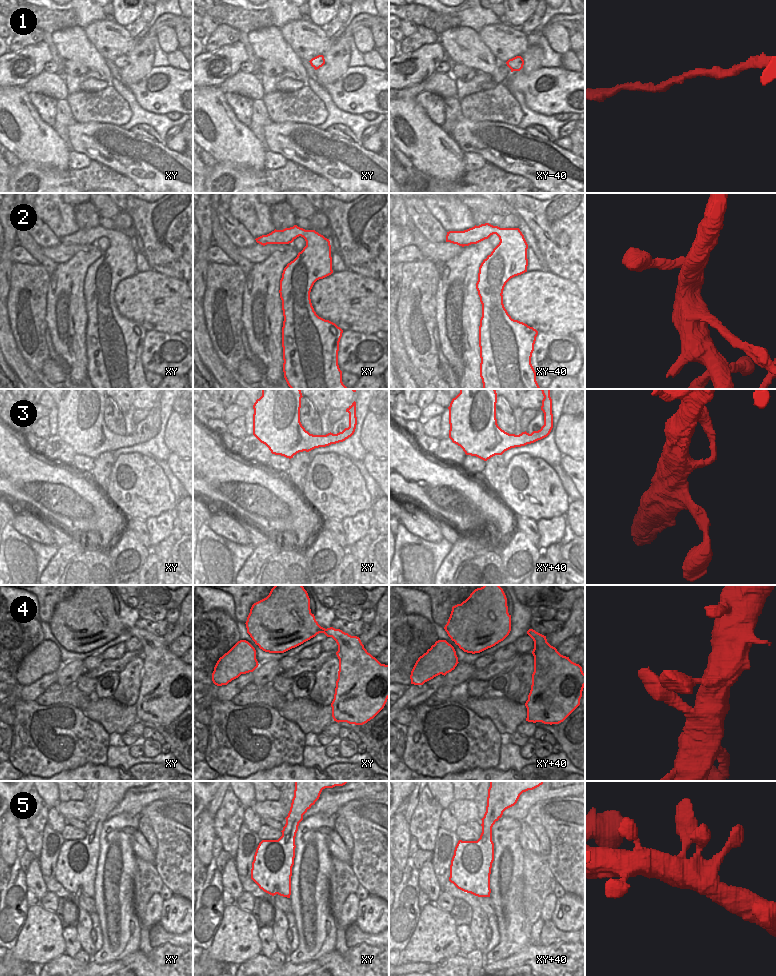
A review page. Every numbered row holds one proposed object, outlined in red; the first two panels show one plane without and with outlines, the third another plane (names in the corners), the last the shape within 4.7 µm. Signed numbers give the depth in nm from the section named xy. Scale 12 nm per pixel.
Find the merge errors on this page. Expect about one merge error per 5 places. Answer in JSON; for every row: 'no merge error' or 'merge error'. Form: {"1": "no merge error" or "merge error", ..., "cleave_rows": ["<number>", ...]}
{"1": "no merge error", "2": "no merge error", "3": "no merge error", "4": "no merge error", "5": "no merge error", "cleave_rows": []}

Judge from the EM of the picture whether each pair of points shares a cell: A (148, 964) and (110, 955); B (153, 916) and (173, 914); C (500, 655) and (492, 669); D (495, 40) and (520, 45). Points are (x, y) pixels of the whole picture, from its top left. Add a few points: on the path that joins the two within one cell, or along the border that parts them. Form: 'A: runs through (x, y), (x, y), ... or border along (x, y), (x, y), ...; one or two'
A: border along (138, 949), (118, 960), (100, 964); two
B: border along (164, 900), (159, 922); two
C: border along (516, 653), (506, 660), (494, 661); two
D: runs through (501, 40), (506, 43), (514, 43); one

